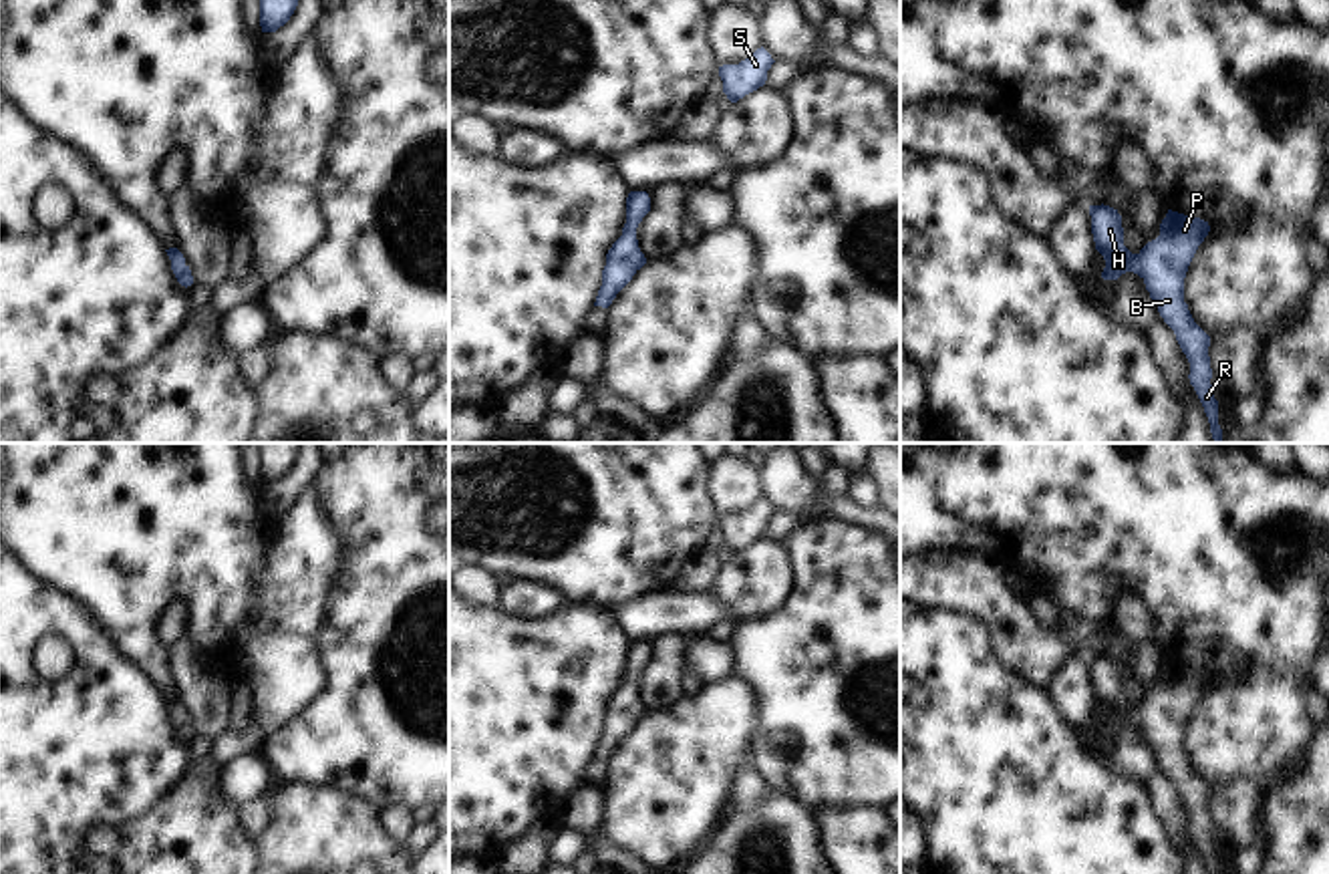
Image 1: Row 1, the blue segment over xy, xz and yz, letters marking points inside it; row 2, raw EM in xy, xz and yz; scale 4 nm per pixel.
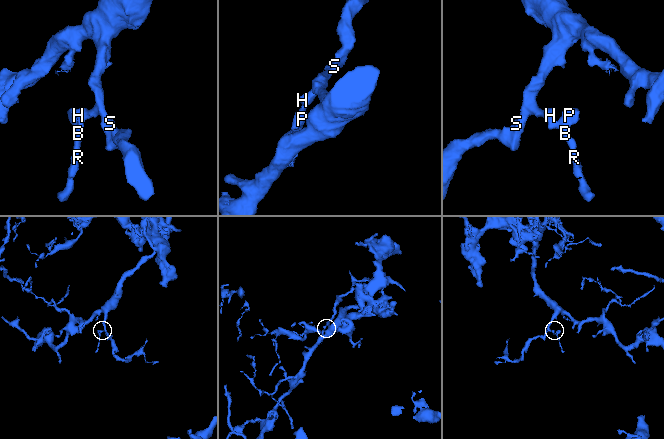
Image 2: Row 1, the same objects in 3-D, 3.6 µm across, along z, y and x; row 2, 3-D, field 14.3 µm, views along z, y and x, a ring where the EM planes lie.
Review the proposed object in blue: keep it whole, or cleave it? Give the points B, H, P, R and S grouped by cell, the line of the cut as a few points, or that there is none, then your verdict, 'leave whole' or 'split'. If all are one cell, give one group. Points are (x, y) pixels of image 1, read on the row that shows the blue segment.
B H P R S | no cut | leave whole

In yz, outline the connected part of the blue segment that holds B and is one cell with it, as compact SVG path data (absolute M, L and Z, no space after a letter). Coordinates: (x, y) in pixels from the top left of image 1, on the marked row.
M1089 205L1095 250L1103 256L1103 280L1118 280L1126 272L1138 274L1160 316L1174 330L1176 340L1190 362L1194 387L1210 423L1214 443L1222 441L1218 425L1218 401L1212 395L1210 336L1194 322L1184 302L1184 278L1188 266L1210 232L1208 222L1168 209L1160 224L1160 236L1138 254L1124 246L1122 215L1110 205Z

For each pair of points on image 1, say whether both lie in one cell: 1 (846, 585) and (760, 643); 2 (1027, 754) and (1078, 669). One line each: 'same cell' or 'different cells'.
1: same cell
2: different cells

